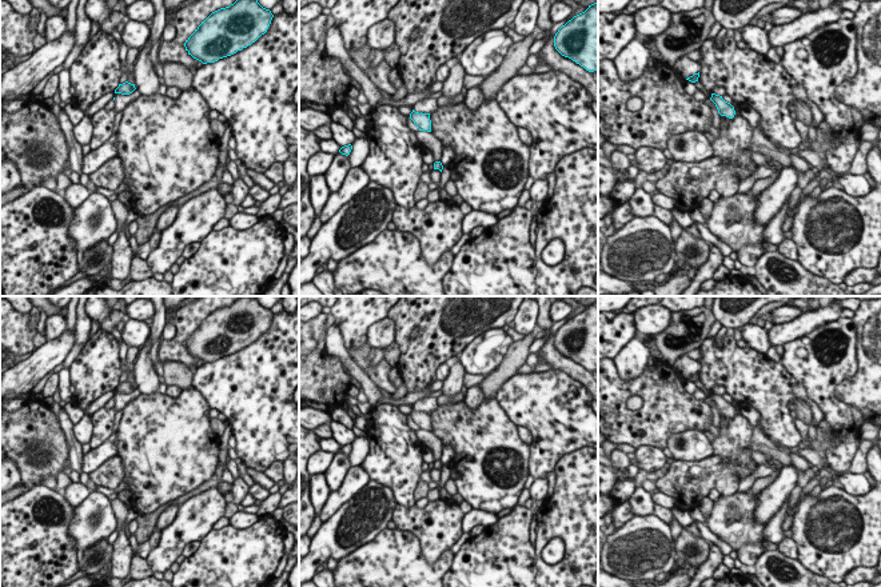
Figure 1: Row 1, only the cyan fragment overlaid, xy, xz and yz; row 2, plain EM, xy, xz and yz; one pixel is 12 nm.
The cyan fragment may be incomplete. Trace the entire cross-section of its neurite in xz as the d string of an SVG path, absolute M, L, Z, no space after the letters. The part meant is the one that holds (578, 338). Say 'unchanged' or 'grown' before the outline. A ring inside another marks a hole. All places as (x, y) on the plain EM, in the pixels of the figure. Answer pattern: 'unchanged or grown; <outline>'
unchanged; M598 300L558 328L554 346L586 370L598 370Z

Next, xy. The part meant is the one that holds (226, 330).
unchanged; M239 296L202 320L186 339L186 350L203 363L215 362L255 342L267 331L272 316L255 296Z

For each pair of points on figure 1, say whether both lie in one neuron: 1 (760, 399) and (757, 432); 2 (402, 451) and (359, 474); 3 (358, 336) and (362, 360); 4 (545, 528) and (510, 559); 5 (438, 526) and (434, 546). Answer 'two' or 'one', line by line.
1: two
2: two
3: two
4: two
5: one

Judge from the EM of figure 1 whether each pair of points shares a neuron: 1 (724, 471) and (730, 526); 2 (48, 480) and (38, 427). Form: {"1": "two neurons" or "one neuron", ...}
{"1": "two neurons", "2": "two neurons"}

